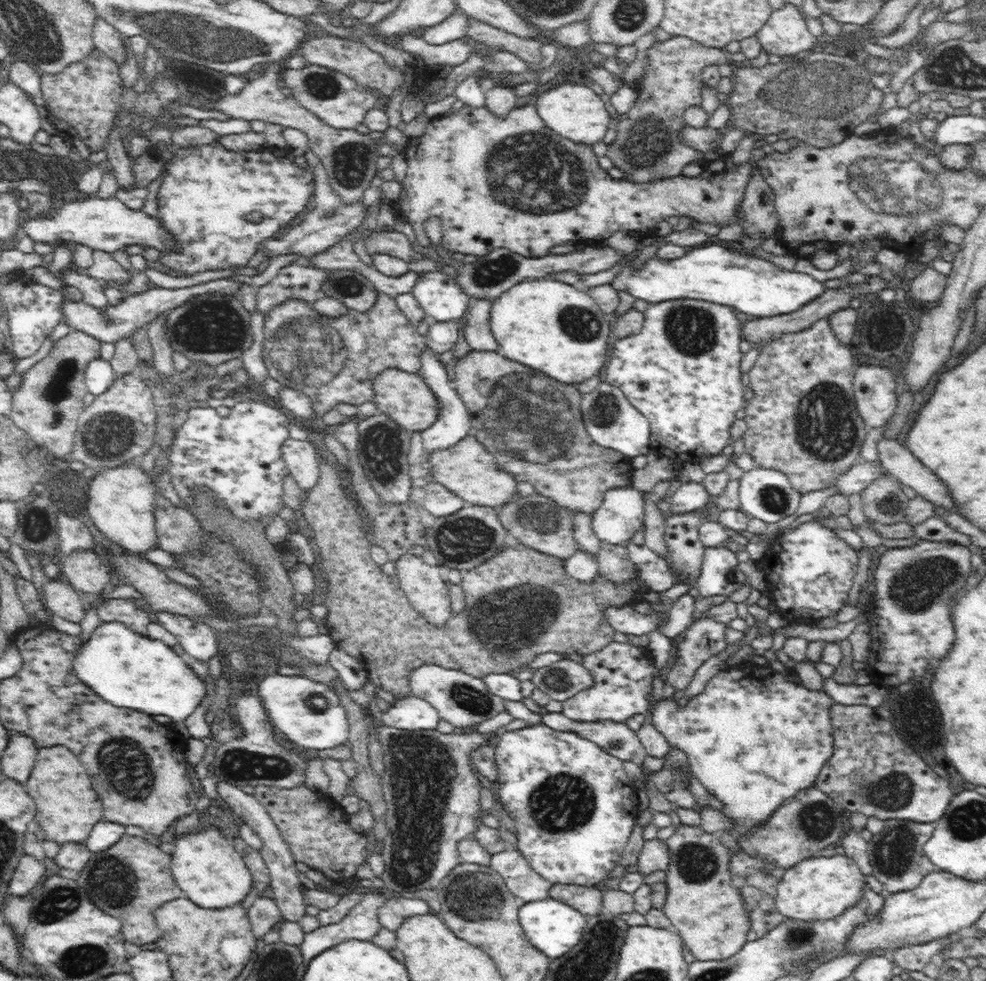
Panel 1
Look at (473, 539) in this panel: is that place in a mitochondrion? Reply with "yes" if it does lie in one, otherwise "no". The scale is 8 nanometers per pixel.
yes

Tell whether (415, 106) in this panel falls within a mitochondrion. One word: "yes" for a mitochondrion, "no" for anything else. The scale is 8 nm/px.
no

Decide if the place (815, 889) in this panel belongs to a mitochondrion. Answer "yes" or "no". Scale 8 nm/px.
no

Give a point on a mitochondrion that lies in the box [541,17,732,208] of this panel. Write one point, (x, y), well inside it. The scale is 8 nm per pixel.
(646, 144)

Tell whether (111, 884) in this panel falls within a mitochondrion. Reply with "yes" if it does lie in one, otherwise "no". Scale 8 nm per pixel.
yes

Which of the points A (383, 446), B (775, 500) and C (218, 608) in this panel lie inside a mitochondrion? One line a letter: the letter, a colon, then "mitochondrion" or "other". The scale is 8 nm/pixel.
A: mitochondrion
B: mitochondrion
C: other

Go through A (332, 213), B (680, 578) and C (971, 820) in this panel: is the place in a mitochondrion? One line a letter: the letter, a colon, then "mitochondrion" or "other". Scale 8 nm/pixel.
A: mitochondrion
B: other
C: mitochondrion

